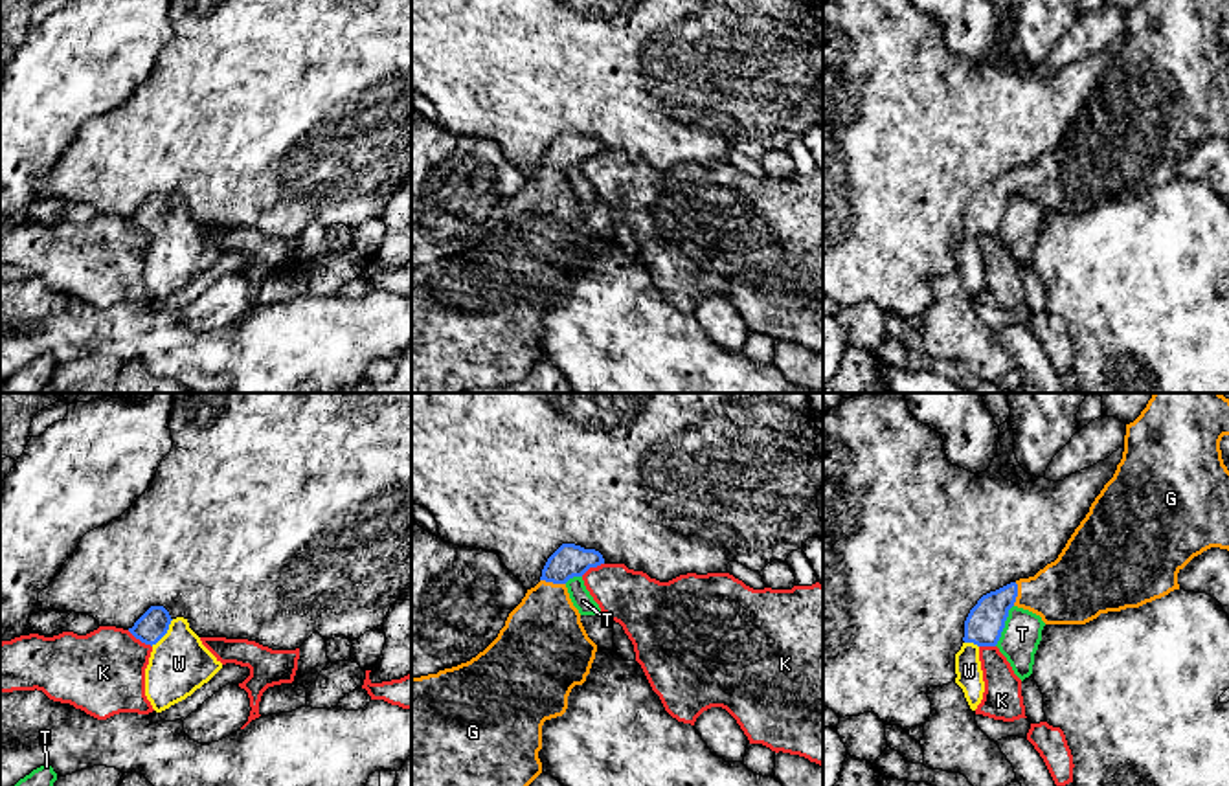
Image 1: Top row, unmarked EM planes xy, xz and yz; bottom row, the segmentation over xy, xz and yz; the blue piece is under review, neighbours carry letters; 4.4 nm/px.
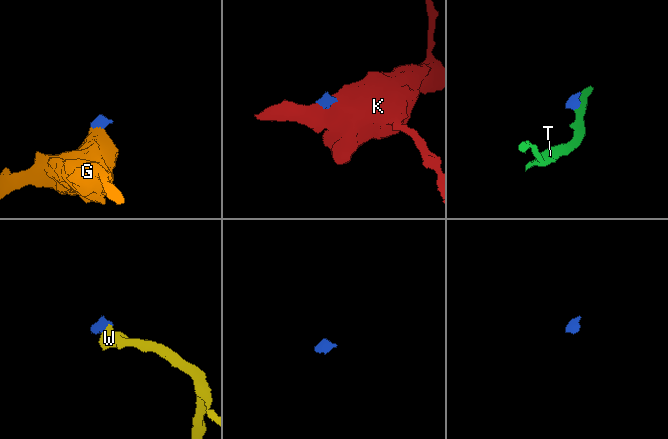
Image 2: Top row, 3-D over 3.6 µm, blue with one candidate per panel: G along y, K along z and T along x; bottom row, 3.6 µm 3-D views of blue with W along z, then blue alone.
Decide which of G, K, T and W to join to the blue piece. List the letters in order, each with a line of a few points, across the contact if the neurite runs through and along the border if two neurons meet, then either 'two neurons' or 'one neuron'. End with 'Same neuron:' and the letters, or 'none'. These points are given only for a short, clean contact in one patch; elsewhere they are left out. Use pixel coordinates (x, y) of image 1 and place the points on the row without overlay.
G: line xz (568, 149), (555, 162), (553, 171), (542, 226); one neuron
K: line xy (127, 219), (151, 235); two neurons
T: line yz (1013, 193), (1002, 224), (994, 234); two neurons
W: line xy (153, 213), (164, 223), (175, 234), (179, 252); one neuron
Same neuron: G, W

